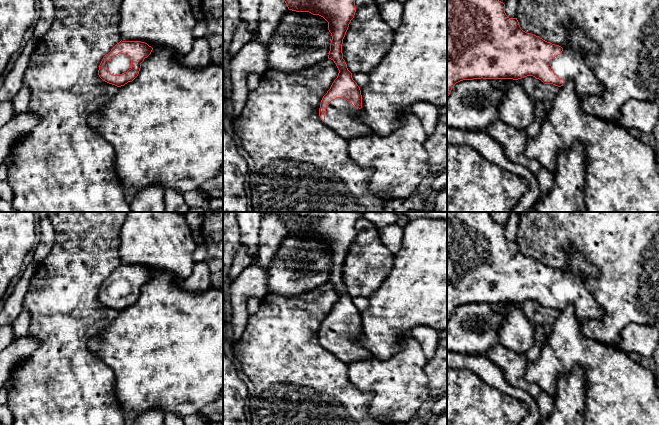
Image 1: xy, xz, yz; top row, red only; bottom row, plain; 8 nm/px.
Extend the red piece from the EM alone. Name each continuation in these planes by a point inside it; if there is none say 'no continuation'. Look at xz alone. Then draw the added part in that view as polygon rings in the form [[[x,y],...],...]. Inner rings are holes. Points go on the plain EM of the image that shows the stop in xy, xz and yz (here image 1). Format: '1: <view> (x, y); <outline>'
1: xz (341, 340); [[[343,322],[331,325],[326,332],[324,347],[347,365],[372,358],[371,353],[359,344],[357,332]]]

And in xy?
1: xy (121, 287); [[[120,277],[110,284],[107,292],[111,298],[119,299],[131,293],[131,284],[128,280]]]

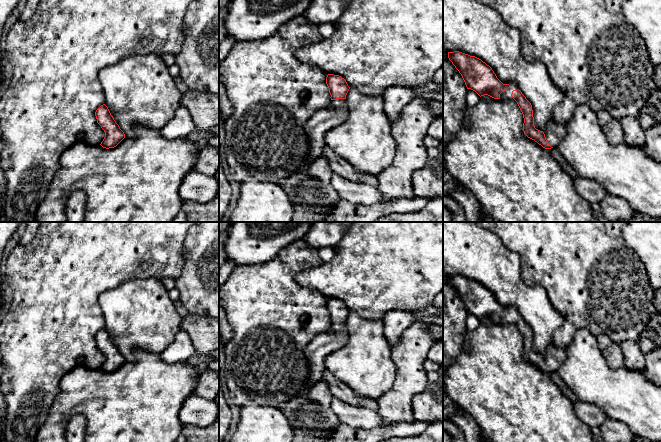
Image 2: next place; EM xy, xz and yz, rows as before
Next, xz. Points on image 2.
1: xz (316, 351); [[[345,323],[332,324],[331,329],[315,337],[304,347],[304,355],[309,364],[309,387],[322,380],[326,370],[325,359],[331,353],[342,348],[348,341]]]

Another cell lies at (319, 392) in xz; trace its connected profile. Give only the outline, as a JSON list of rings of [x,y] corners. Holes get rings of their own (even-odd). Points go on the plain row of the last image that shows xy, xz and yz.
[[[323,380],[311,386],[306,397],[309,400],[325,406],[330,406],[333,398],[327,384]]]

